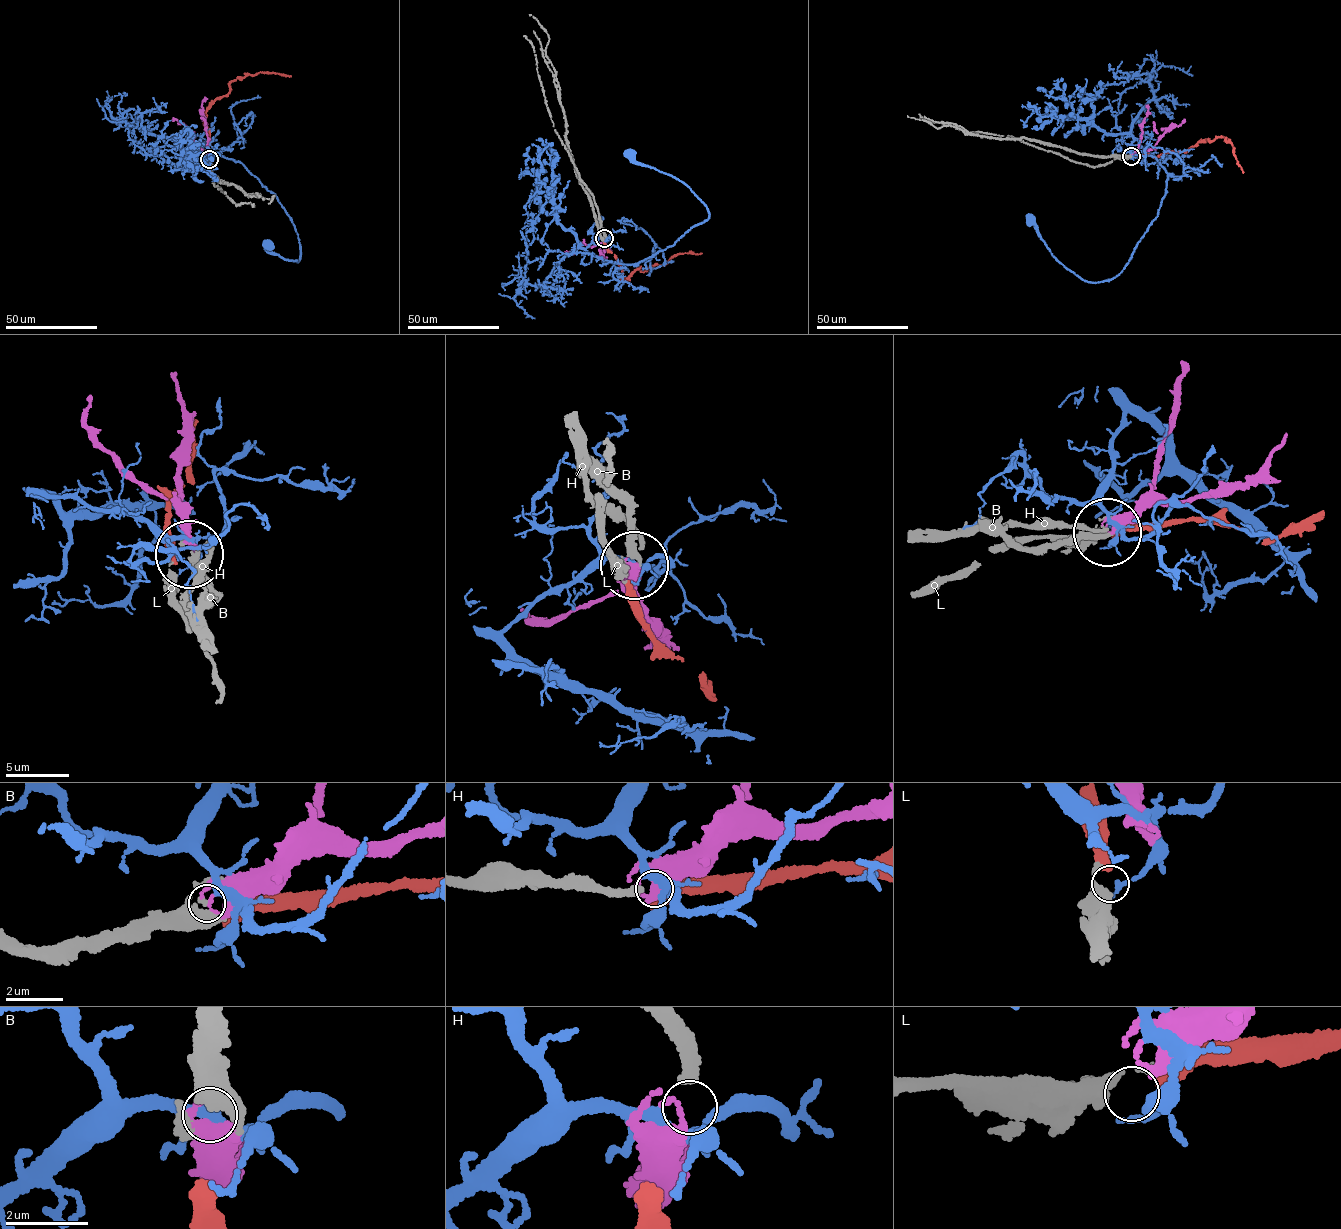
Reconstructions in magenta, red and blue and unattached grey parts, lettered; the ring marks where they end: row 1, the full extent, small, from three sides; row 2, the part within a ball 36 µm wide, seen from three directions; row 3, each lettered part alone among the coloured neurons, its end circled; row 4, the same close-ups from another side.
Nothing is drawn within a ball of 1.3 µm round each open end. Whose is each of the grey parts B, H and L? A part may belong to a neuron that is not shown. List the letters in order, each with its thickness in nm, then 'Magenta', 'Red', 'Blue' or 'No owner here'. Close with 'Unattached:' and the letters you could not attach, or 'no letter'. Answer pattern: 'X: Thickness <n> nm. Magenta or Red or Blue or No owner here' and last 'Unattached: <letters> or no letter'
B: Thickness 380 nm. Magenta
H: Thickness 320 nm. No owner here
L: Thickness 140 nm. Red
Unattached: H

